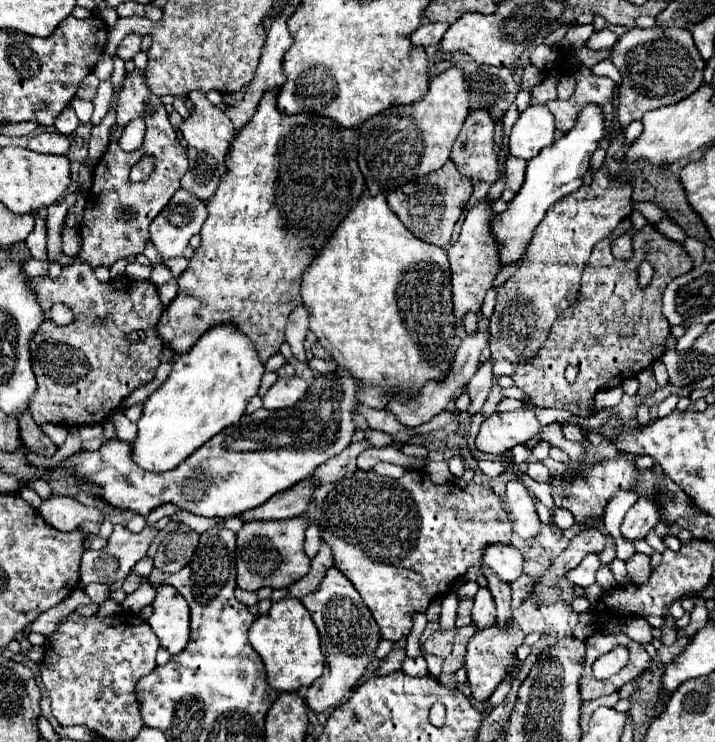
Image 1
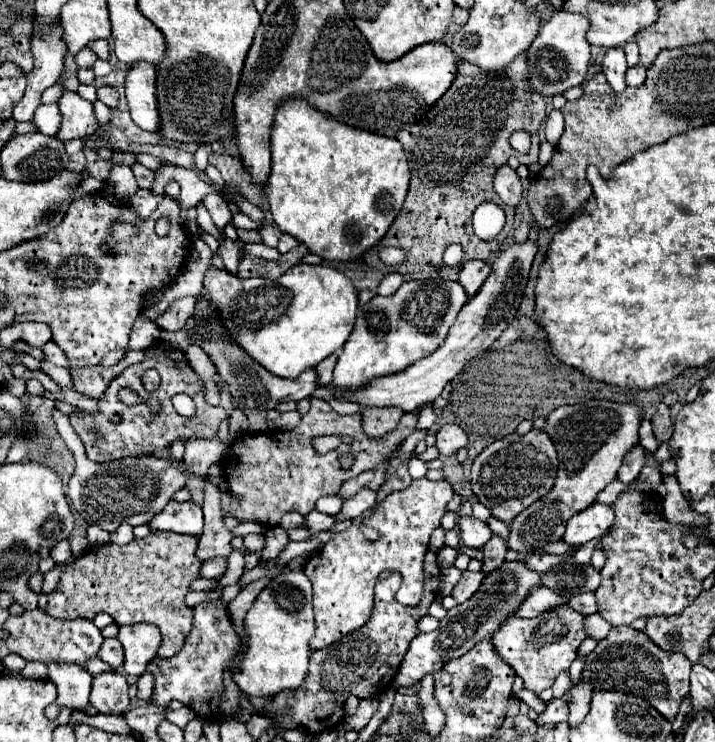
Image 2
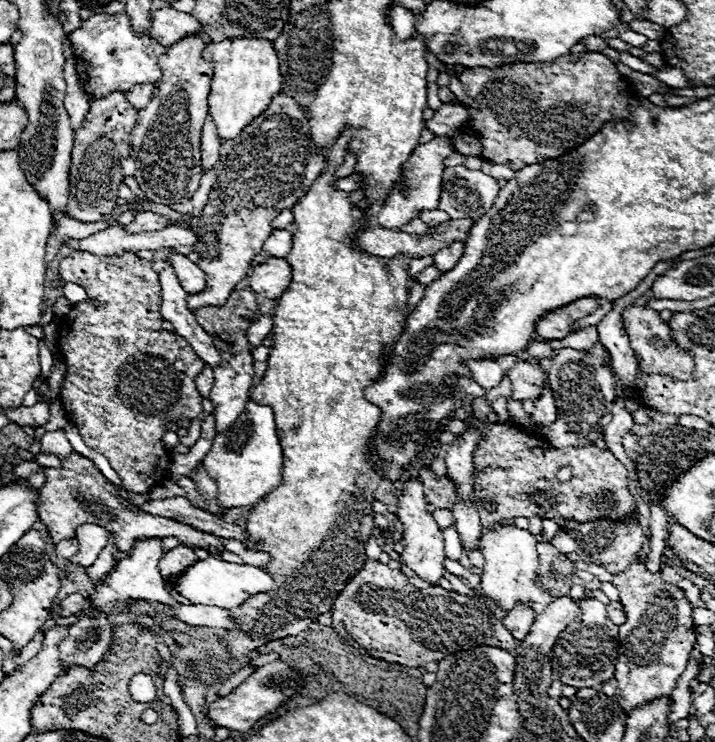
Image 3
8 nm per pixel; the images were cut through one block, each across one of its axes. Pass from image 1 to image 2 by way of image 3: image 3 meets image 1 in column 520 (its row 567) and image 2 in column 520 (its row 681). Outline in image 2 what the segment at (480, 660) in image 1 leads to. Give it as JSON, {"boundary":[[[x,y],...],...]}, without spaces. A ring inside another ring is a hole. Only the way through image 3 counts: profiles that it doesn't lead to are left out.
{"boundary":[[[560,606],[550,612],[544,612],[536,618],[516,618],[510,616],[508,622],[500,626],[500,630],[492,636],[492,644],[498,656],[510,664],[510,668],[524,680],[524,688],[540,694],[550,688],[556,676],[570,668],[576,658],[576,650],[586,638],[582,628],[584,616],[580,616],[570,606]]]}

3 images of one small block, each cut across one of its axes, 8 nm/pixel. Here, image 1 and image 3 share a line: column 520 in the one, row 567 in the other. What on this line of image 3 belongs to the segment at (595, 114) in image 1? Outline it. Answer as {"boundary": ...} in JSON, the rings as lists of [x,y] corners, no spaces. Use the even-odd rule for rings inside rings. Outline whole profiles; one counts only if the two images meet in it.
{"boundary":[[[210,556],[206,560],[196,560],[174,582],[174,588],[192,604],[218,606],[218,608],[226,608],[226,610],[244,604],[254,594],[272,590],[272,586],[274,586],[272,576],[268,572],[264,572],[262,568],[248,566],[248,564],[232,564],[232,562],[218,560],[214,556]]]}

